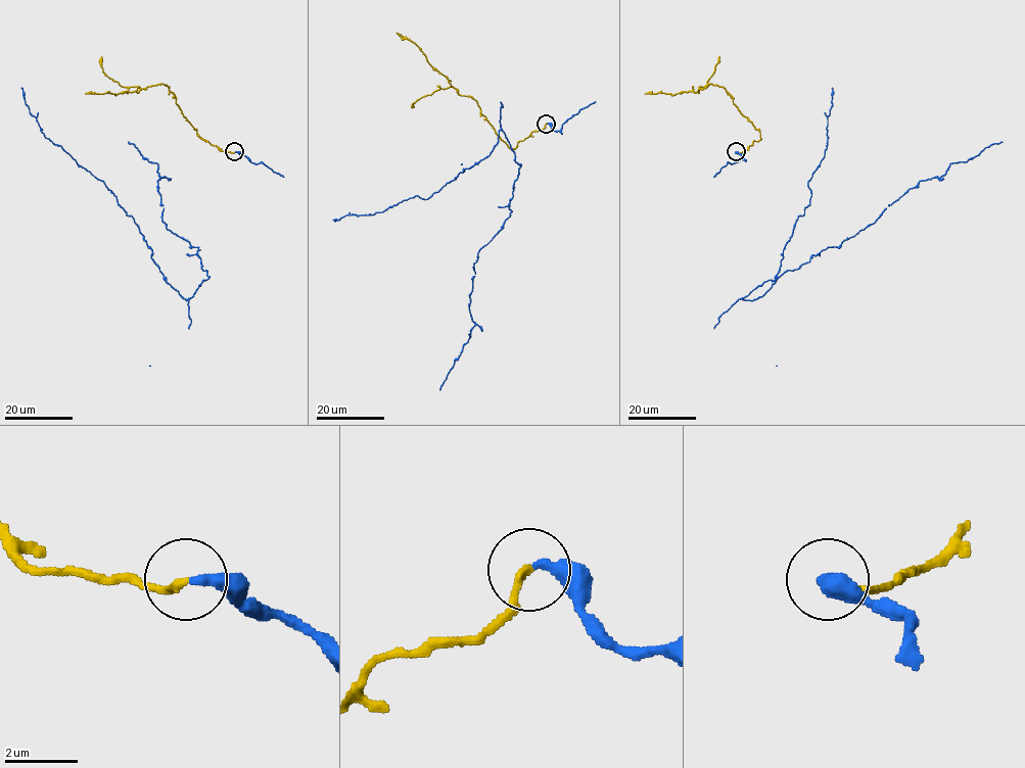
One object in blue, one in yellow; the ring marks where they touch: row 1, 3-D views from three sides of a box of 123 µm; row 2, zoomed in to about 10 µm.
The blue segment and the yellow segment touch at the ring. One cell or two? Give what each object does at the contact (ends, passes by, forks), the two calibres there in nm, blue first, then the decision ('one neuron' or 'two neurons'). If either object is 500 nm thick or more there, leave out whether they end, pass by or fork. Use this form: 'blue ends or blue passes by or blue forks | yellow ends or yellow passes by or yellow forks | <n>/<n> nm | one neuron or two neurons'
blue ends | yellow ends | 320/200 nm | one neuron

